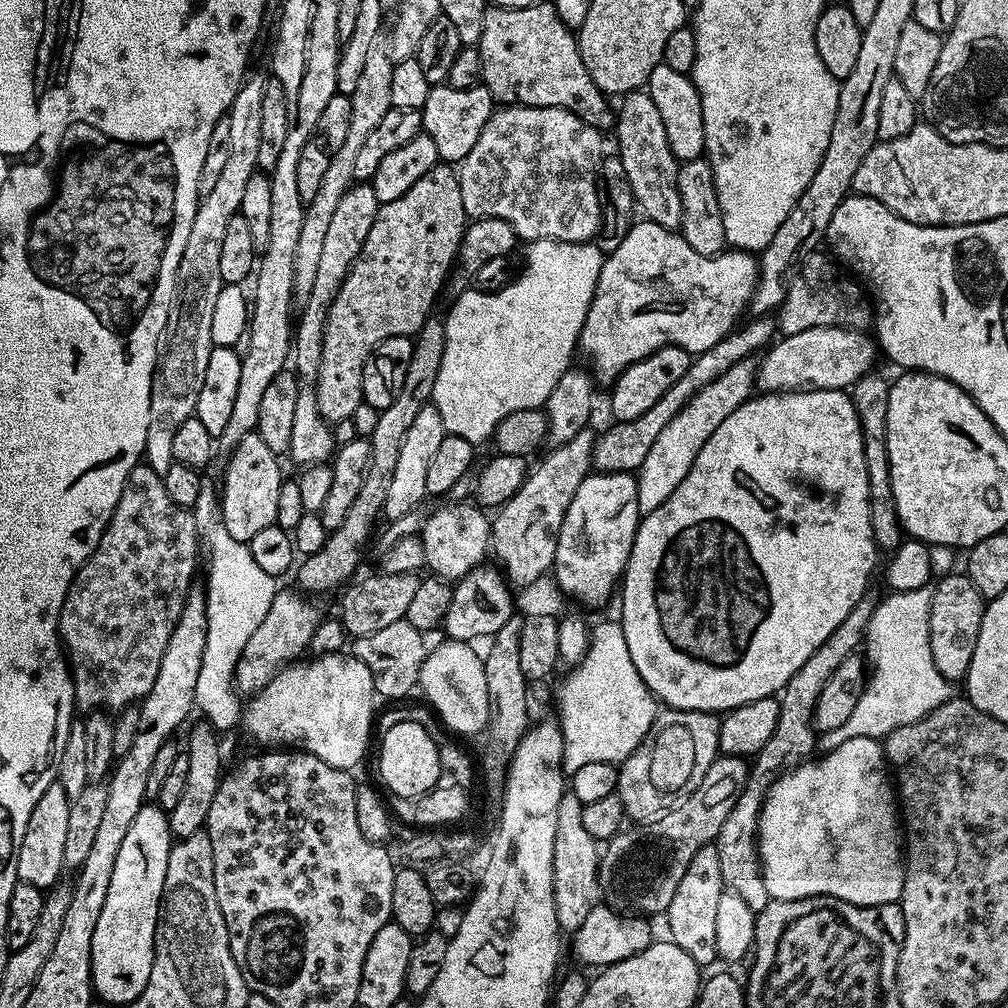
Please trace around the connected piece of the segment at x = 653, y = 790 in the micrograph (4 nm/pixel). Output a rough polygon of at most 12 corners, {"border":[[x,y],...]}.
{"border":[[668,708],[618,768],[625,817],[685,800],[716,761],[720,720]]}

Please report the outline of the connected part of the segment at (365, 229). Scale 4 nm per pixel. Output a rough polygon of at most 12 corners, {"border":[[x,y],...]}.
{"border":[[371,183],[342,194],[314,290],[294,324],[298,403],[287,455],[331,461],[338,440],[318,410],[324,327],[378,218]]}

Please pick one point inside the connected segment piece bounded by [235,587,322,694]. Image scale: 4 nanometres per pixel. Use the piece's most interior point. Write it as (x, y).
(287, 631)

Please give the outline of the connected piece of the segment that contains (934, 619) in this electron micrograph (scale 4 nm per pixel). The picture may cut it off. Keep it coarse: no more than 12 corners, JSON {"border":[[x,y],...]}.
{"border":[[960,570],[930,602],[938,674],[963,681],[982,626],[984,595]]}

